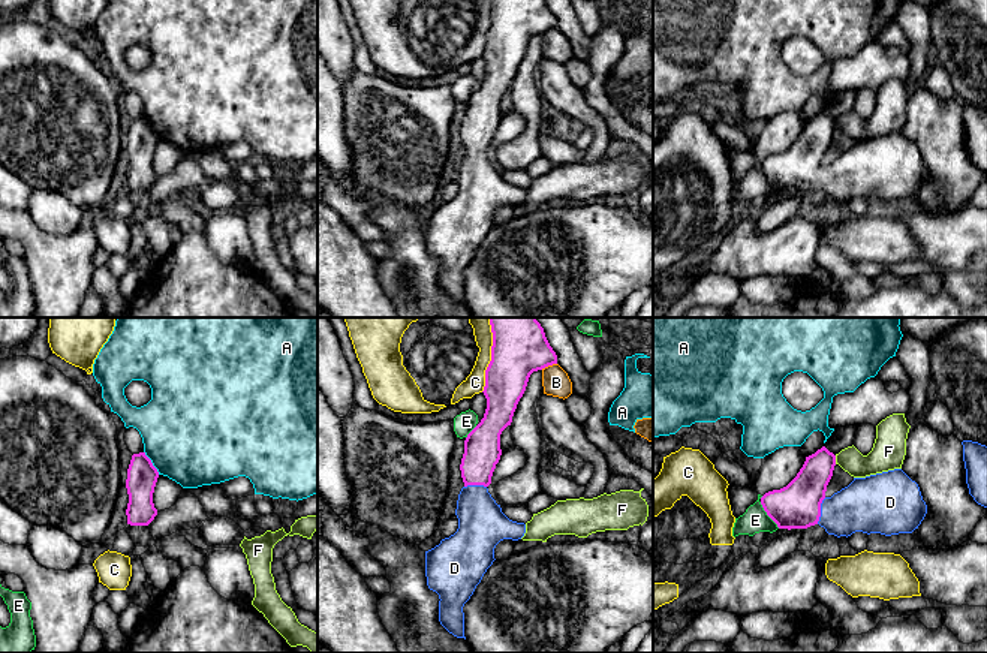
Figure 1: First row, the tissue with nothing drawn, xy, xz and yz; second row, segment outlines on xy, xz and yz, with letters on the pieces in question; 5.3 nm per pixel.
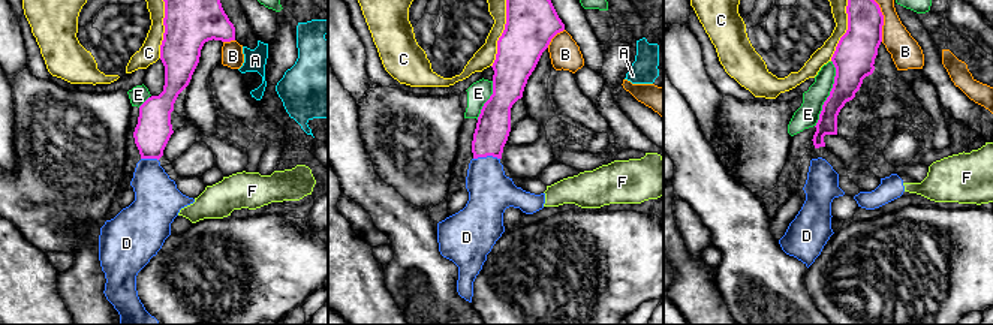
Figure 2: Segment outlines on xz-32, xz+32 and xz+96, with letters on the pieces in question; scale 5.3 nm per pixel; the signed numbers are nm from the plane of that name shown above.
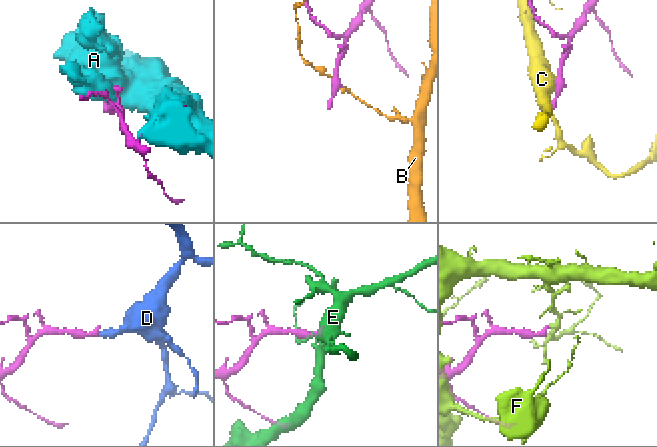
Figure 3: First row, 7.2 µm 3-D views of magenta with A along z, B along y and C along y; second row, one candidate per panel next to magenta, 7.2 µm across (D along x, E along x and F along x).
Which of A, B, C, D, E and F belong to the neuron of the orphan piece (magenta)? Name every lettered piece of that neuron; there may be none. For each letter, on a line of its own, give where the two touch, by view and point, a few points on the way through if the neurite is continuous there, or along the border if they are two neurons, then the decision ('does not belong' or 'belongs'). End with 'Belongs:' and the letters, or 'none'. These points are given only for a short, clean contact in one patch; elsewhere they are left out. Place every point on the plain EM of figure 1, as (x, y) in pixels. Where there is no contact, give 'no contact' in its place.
A: meets magenta in xy at (152, 128); does not belong
B: meets magenta in xz at (548, 29); does not belong
C: meets magenta in xz at (489, 29); does not belong
D: meets magenta in yz at (820, 175); runs through yz (797, 169), (808, 169), (820, 175), (848, 175), (864, 169); belongs
E: meets magenta in yz at (767, 178); does not belong
F: meets magenta in yz at (834, 125); does not belong
Belongs: D

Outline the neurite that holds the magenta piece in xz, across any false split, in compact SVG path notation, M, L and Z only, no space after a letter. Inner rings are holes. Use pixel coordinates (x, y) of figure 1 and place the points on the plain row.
M493 0L491 25L485 34L487 73L481 87L467 99L460 135L464 151L457 165L458 193L439 210L425 216L425 241L430 255L439 259L439 286L454 301L464 303L463 271L493 229L494 213L503 204L518 205L526 189L509 184L488 157L491 141L500 124L500 99L511 90L514 76L533 36L557 28L557 19L545 0Z

